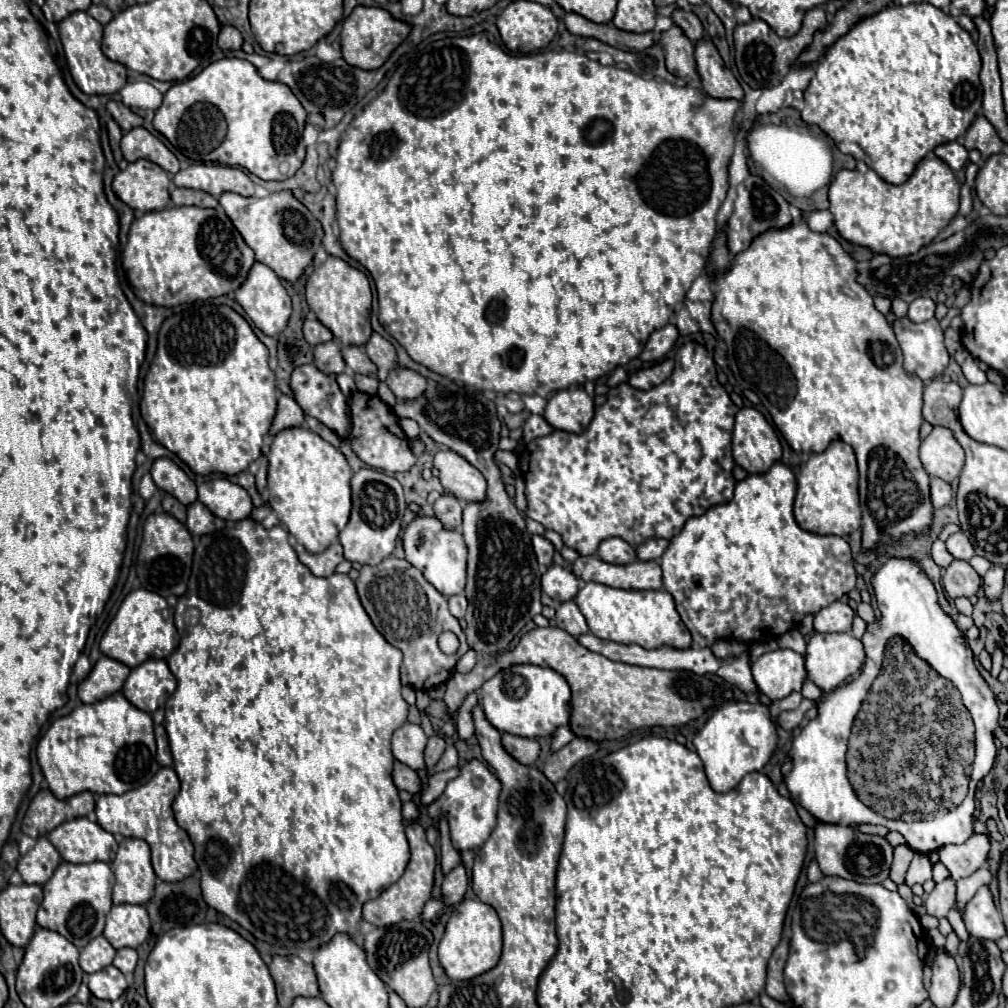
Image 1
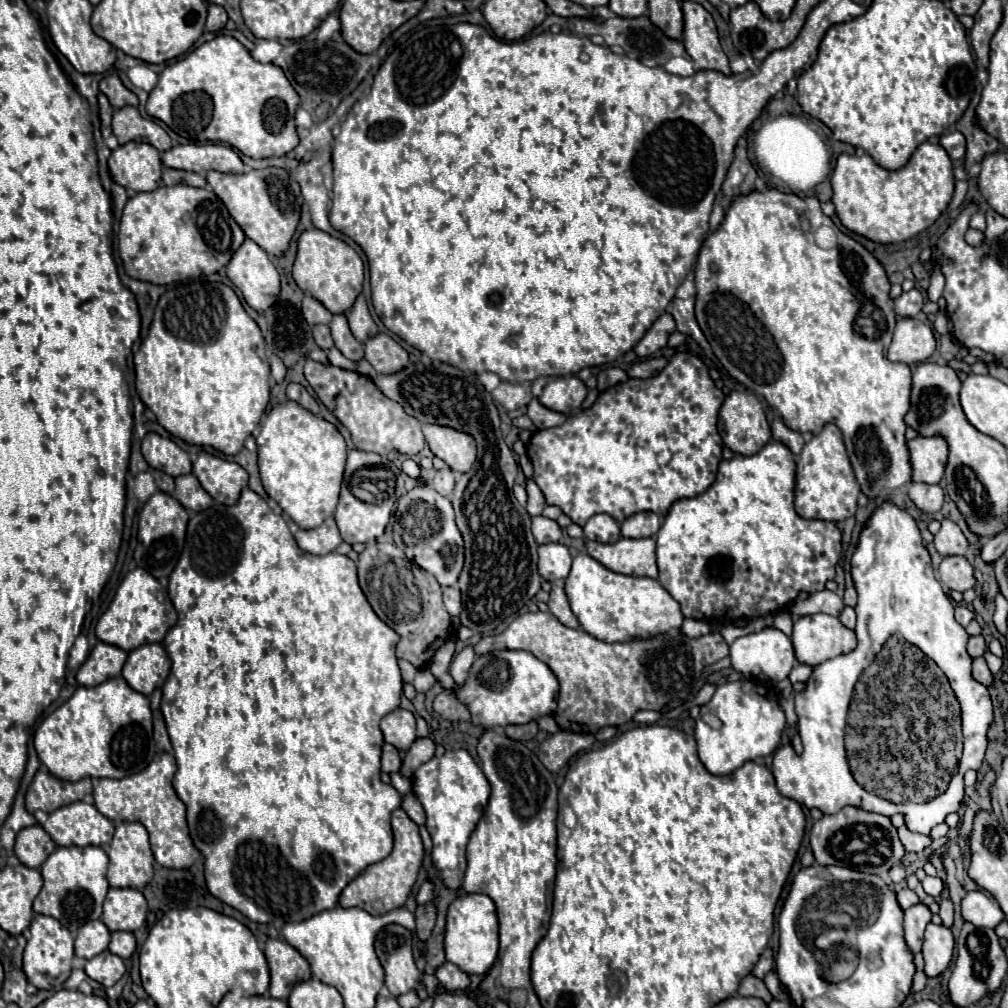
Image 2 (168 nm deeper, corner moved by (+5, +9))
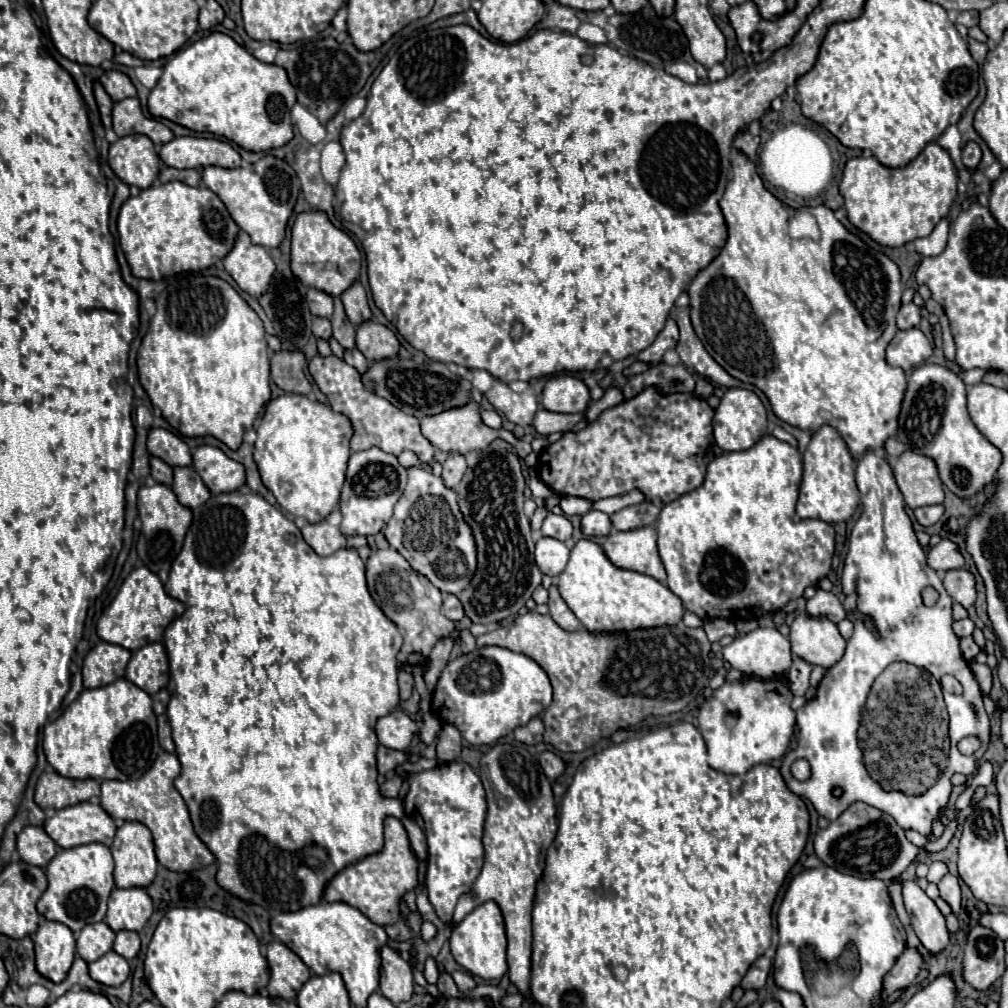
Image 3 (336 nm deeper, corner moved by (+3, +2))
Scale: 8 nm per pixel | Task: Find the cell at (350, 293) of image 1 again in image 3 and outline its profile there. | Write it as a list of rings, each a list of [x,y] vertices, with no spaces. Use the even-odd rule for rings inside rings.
[[[304,211],[296,215],[292,225],[292,273],[306,285],[322,289],[330,295],[340,295],[356,279],[360,271],[360,251],[356,243],[338,227],[332,225],[324,211]]]

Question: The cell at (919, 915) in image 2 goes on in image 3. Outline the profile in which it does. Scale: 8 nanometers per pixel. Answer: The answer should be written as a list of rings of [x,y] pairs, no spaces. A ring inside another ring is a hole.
[[[906,947],[904,953],[896,959],[894,967],[888,971],[888,975],[884,977],[884,983],[882,983],[882,993],[880,993],[880,999],[886,1001],[890,993],[894,993],[896,989],[902,989],[906,987],[908,983],[914,983],[920,967],[924,965],[920,953],[916,949],[910,949]]]

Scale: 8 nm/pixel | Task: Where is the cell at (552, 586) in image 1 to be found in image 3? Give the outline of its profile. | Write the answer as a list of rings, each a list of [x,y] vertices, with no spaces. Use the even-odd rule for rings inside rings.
[[[540,537],[536,543],[534,557],[536,557],[536,565],[540,567],[542,573],[556,577],[566,567],[566,561],[570,557],[570,549],[558,539]]]

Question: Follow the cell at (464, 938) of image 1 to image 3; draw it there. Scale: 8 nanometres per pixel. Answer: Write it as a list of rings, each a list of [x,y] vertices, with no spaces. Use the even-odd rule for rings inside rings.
[[[488,901],[480,907],[476,907],[466,919],[452,929],[450,947],[454,959],[472,975],[478,975],[482,979],[502,979],[508,971],[506,961],[506,929],[504,919],[500,913],[500,907],[494,901]]]

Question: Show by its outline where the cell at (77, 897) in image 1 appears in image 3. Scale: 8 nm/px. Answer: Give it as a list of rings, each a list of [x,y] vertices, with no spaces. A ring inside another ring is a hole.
[[[88,843],[72,849],[60,849],[56,857],[48,863],[48,889],[38,899],[38,911],[50,919],[68,925],[78,933],[88,923],[98,923],[106,915],[106,901],[114,889],[114,859],[106,845]]]

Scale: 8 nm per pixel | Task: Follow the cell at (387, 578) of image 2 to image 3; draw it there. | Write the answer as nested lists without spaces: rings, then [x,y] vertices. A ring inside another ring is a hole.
[[[392,547],[388,549],[378,549],[376,553],[370,555],[366,563],[366,579],[368,579],[368,589],[378,603],[378,607],[386,613],[388,619],[392,619],[402,635],[404,635],[404,645],[398,653],[398,661],[408,665],[408,655],[418,653],[422,659],[426,659],[432,651],[432,647],[438,643],[438,639],[448,637],[454,629],[456,623],[446,619],[442,615],[442,593],[422,575],[414,573],[408,565],[408,561]]]

